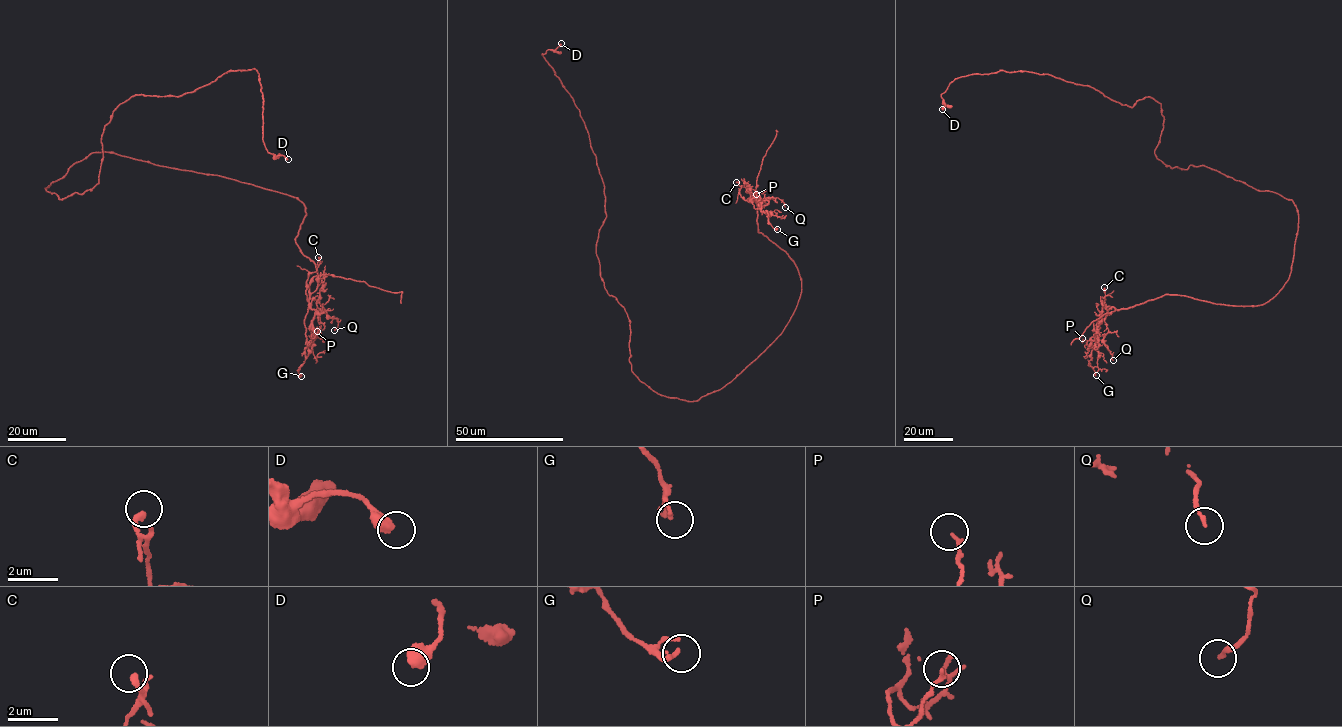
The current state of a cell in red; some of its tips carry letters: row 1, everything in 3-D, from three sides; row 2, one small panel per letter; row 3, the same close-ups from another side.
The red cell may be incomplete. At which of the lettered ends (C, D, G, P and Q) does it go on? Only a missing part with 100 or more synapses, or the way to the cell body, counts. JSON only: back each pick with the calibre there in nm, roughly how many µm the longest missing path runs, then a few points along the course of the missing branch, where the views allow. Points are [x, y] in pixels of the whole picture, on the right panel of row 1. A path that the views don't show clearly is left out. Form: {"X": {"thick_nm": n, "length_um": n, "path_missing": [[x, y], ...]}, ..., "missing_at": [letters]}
{"missing_at": []}

